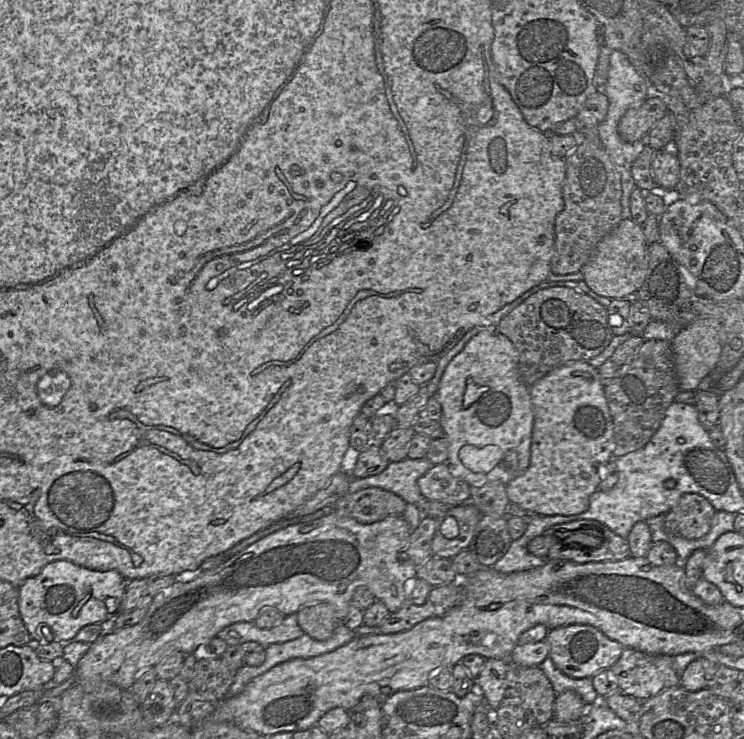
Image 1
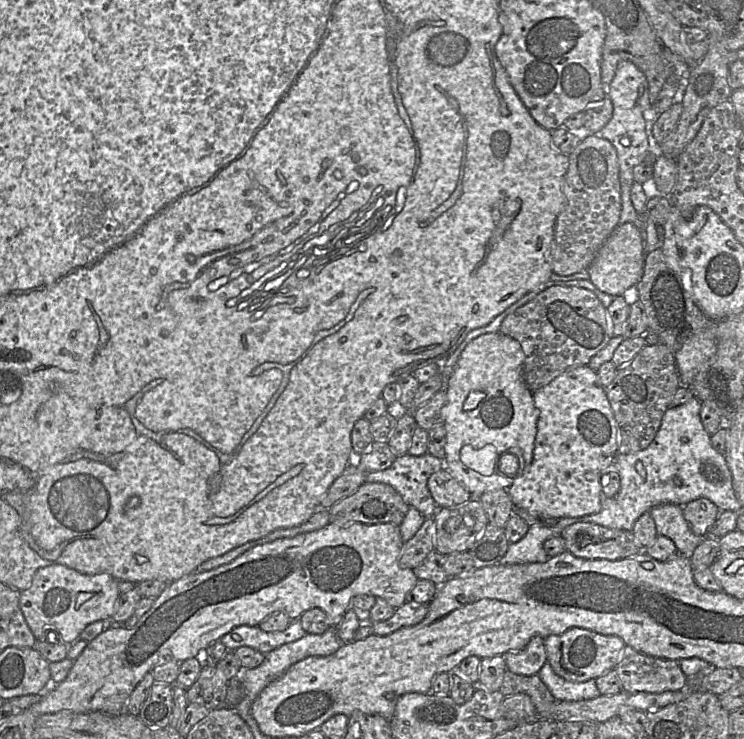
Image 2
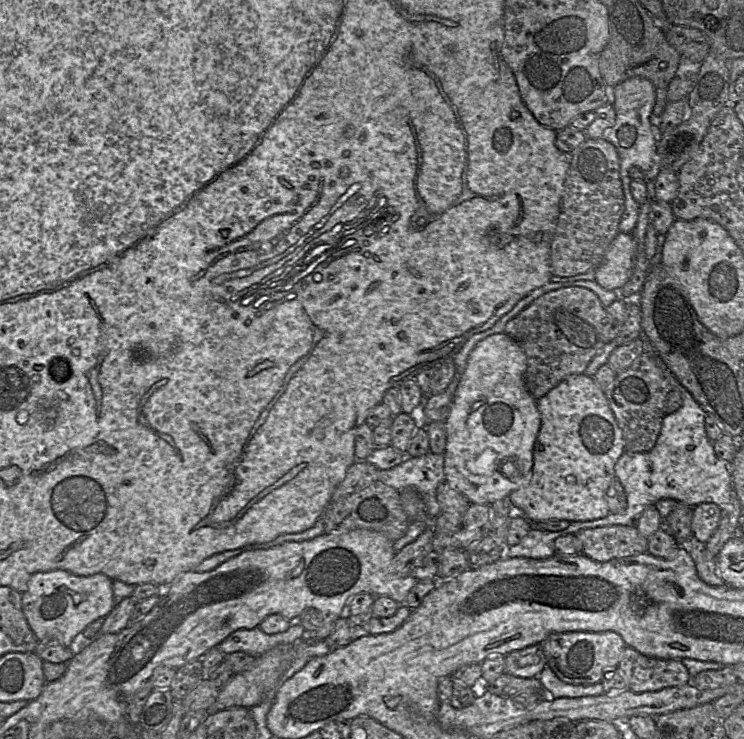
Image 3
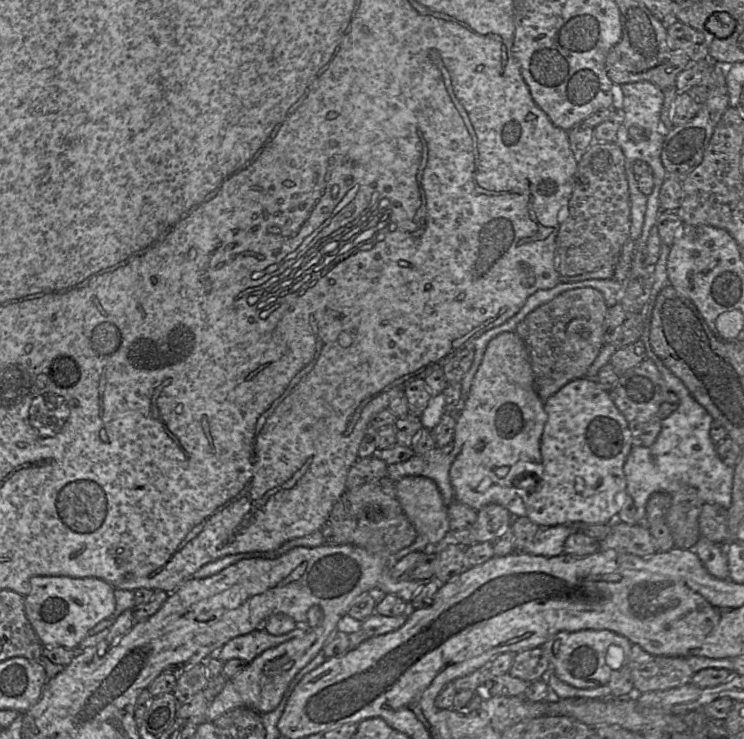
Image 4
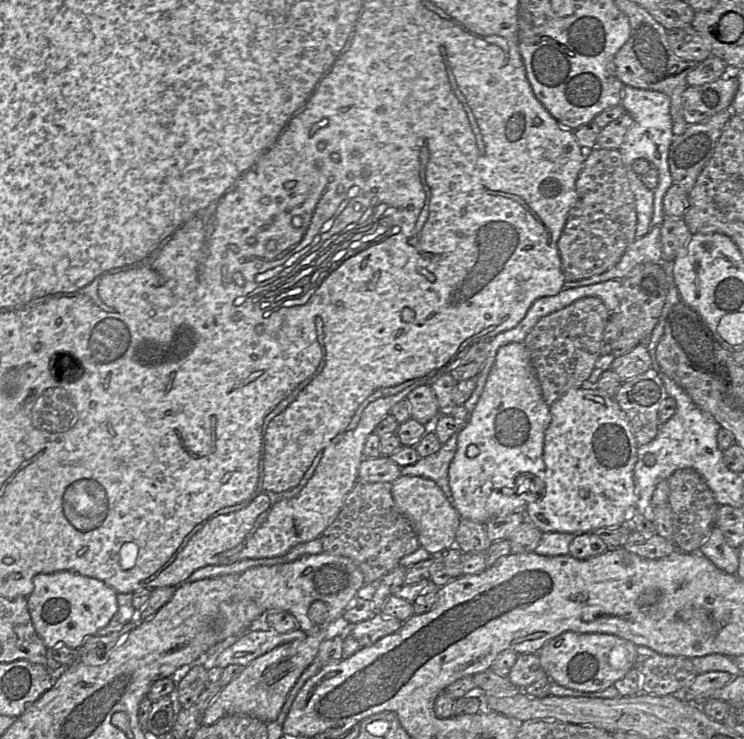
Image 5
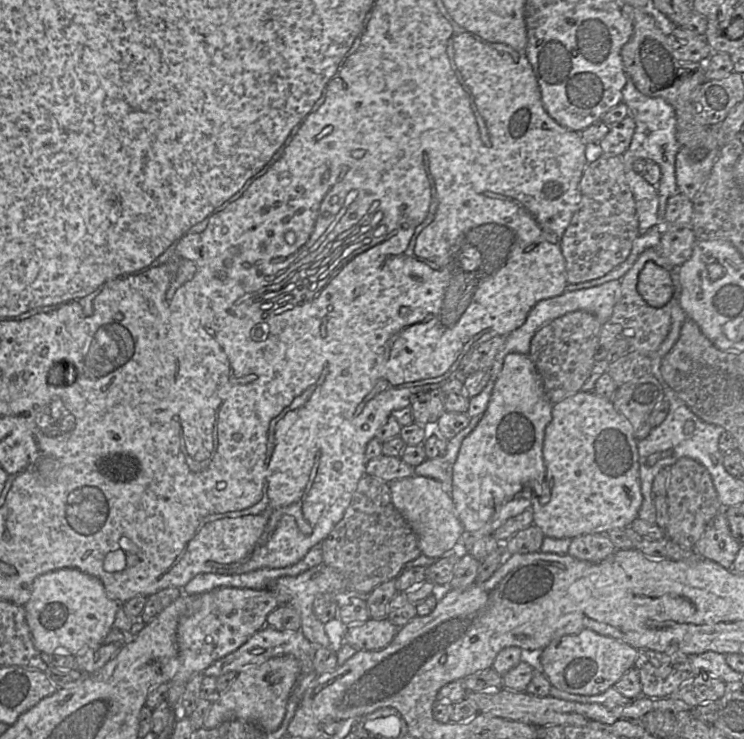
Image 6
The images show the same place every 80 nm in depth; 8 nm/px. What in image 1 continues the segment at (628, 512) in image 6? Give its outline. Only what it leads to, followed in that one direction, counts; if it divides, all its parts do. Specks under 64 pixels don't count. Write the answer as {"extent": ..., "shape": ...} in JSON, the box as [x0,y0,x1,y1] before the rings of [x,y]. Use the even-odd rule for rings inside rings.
{"extent":[505,361,614,516],"shape":[[[586,361],[560,366],[530,386],[534,424],[530,465],[520,476],[505,485],[511,503],[542,516],[576,515],[588,510],[590,497],[599,489],[597,466],[613,458],[614,428],[598,369]]]}

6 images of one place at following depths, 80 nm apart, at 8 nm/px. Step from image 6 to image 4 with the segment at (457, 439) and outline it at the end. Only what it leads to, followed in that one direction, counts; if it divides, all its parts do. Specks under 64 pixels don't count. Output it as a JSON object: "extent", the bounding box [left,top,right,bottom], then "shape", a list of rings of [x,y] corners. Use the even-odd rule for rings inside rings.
{"extent":[387,441,454,505],"shape":[[[453,441],[443,448],[414,455],[405,462],[388,465],[387,478],[394,483],[408,476],[422,476],[431,479],[437,485],[445,504],[450,505],[454,499],[454,490],[449,478],[449,469],[453,461]]]}

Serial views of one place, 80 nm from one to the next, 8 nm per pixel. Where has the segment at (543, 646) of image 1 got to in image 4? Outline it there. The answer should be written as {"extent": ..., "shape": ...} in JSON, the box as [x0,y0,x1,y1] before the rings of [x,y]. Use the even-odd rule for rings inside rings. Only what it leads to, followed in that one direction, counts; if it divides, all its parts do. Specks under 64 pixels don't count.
{"extent":[508,647,549,682],"shape":[[[536,647],[516,653],[508,674],[532,682],[540,679],[548,668],[549,660],[547,656],[541,647]]]}

